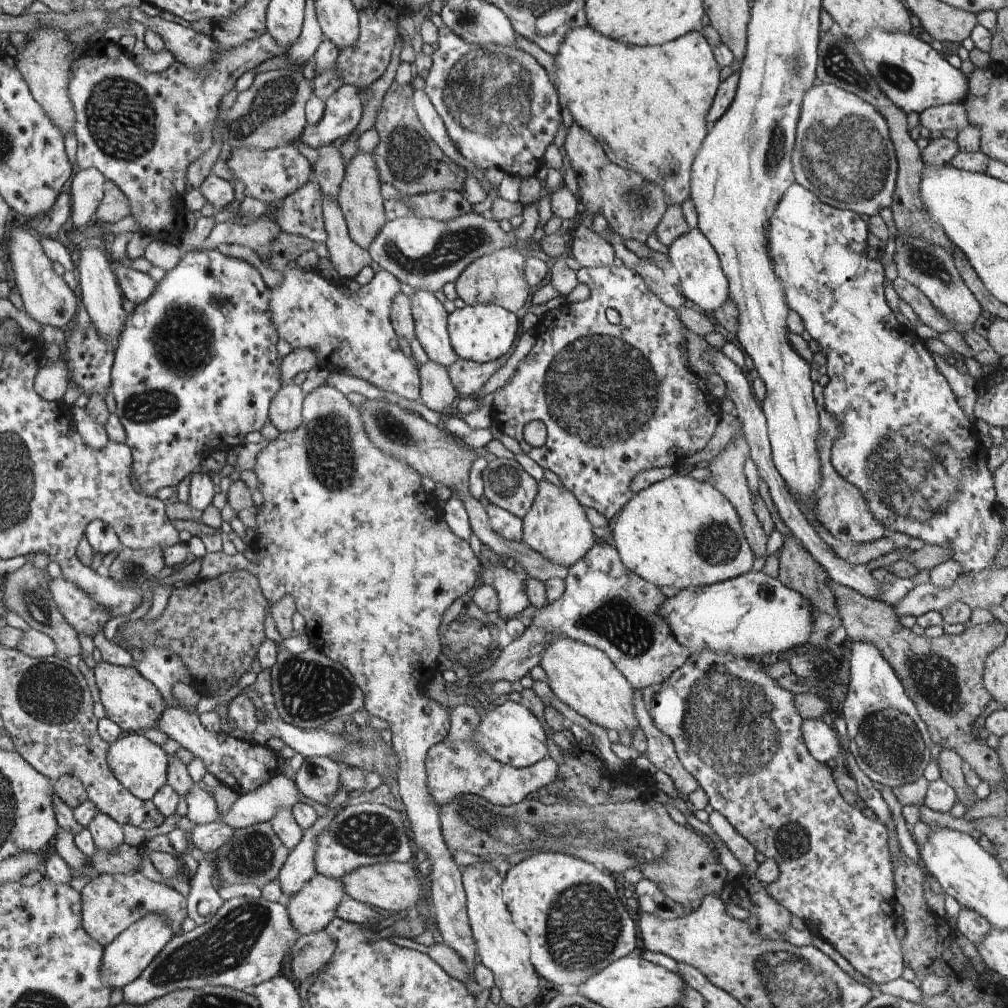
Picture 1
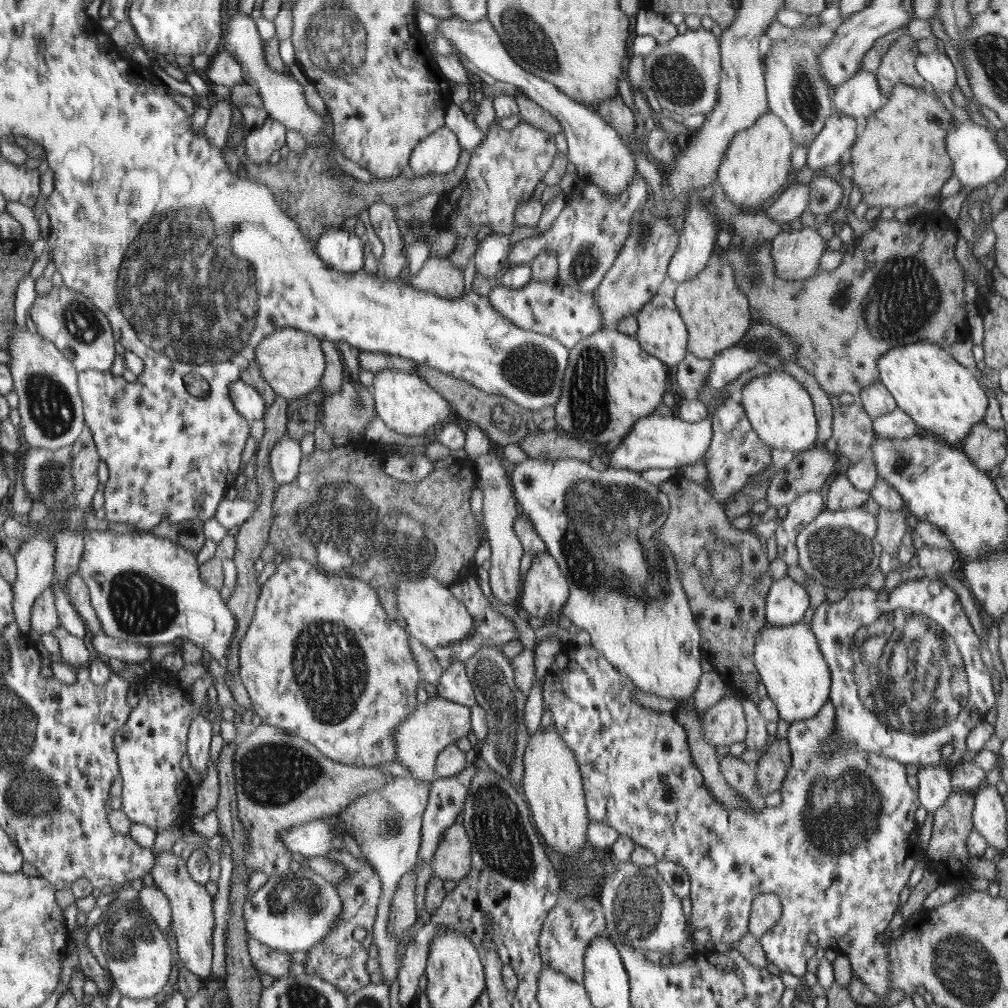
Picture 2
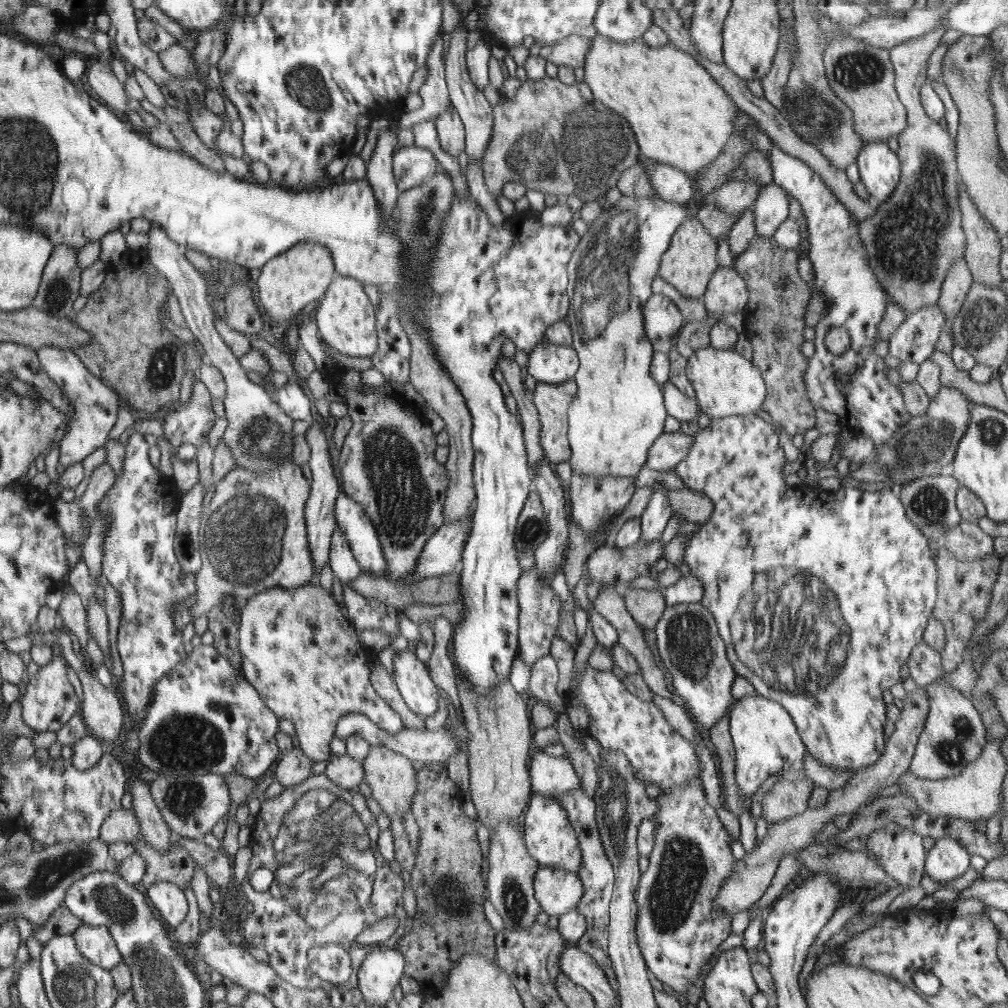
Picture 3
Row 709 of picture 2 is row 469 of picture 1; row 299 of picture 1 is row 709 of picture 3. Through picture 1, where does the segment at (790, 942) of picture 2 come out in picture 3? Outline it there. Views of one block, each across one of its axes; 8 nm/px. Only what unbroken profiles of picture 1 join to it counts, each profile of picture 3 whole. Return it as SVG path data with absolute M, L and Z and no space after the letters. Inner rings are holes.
M589 662L584 665L578 680L574 691L570 686L569 694L573 696L575 693L589 714L588 735L594 737L604 749L622 751L644 786L654 784L660 790L666 790L690 783L696 775L702 778L703 768L694 744L673 728L653 702L645 703L630 694L612 670L594 670Z

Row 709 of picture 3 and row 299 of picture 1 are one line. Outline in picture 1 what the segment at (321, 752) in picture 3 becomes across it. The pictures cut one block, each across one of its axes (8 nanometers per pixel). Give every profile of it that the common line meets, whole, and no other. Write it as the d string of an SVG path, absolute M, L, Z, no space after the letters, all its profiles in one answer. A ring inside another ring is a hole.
M297 266L292 270L283 271L282 282L272 288L272 319L279 328L280 340L286 340L293 350L310 348L315 354L315 360L318 360L318 368L328 368L362 378L378 390L398 394L408 402L416 402L419 401L418 396L422 388L418 368L400 350L398 336L391 322L391 309L400 293L400 280L384 269L375 272L374 278L368 284L362 285L358 292L348 294L332 282L328 284L328 280L322 278L318 272L302 270Z

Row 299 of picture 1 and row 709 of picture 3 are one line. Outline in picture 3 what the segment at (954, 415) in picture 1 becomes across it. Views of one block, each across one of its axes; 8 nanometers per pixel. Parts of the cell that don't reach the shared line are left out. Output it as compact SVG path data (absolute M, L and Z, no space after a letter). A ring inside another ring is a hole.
M756 414L712 418L708 427L699 429L688 455L675 467L675 473L684 486L710 498L714 511L701 528L687 536L682 560L690 568L691 574L702 582L700 603L715 617L735 672L753 684L756 694L768 695L768 699L778 702L789 712L807 752L816 756L820 764L856 774L864 766L874 764L884 752L887 741L884 731L887 704L883 692L901 680L902 664L907 662L914 646L923 640L926 623L933 614L937 600L937 564L932 559L928 538L909 520L896 491L883 489L880 492L866 492L862 488L843 487L836 491L826 491L822 487L806 488L794 481L786 484L784 466L786 456L778 444L774 426L762 418L756 418Z

